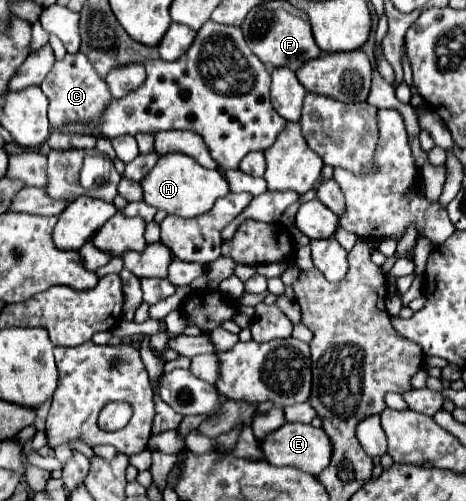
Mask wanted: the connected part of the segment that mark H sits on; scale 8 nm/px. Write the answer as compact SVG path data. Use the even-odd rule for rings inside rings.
M165 154L159 158L155 168L143 178L143 200L167 214L175 214L181 218L195 218L203 212L209 212L215 200L227 196L231 192L229 182L219 174L219 170L209 170L199 166L193 158L185 154Z

